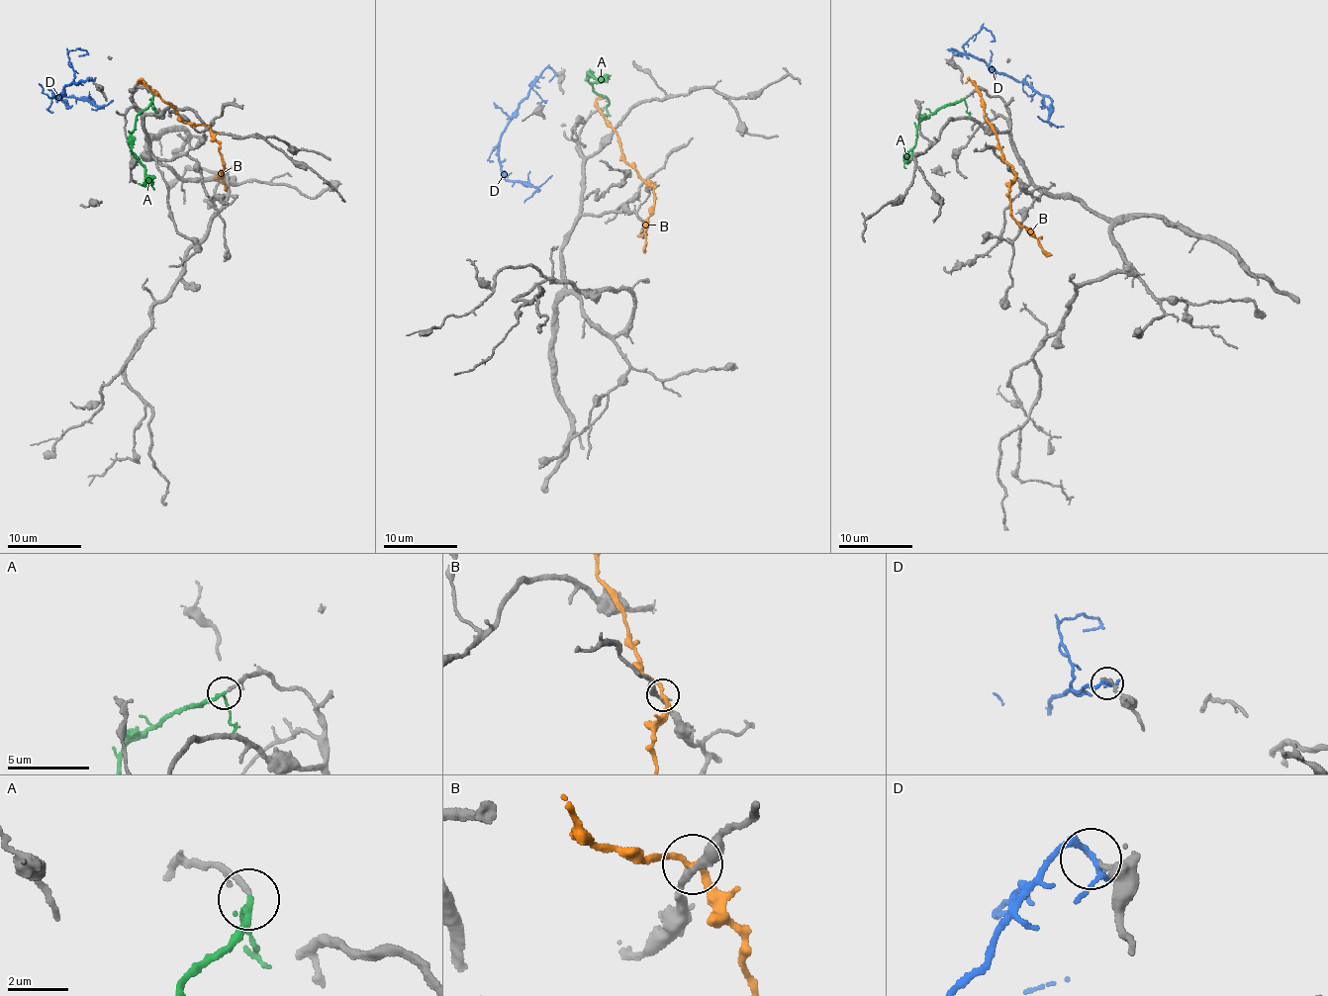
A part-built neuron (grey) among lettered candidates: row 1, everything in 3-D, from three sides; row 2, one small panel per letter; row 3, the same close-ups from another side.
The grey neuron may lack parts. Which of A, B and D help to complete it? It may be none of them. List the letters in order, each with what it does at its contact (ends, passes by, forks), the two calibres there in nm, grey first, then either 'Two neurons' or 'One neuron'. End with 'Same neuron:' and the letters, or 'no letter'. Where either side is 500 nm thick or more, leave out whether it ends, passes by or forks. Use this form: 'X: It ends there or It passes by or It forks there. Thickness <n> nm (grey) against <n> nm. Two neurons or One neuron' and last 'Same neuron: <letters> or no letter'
A: It passes by. Thickness 190 nm (grey) against 160 nm. One neuron
B: It passes by. Thickness 220 nm (grey) against 220 nm. Two neurons
D: It passes by. Thickness 170 nm (grey) against 160 nm. Two neurons
Same neuron: A

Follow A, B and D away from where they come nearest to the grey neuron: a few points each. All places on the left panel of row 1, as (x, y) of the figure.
A: (152, 95), (151, 103), (137, 118), (131, 144), (143, 168), (143, 175), (154, 188)
B: (207, 126), (180, 120), (175, 107), (141, 82), (146, 83)
D: (90, 80), (63, 88), (64, 91), (53, 96), (89, 98), (96, 105), (104, 105), (113, 100)

